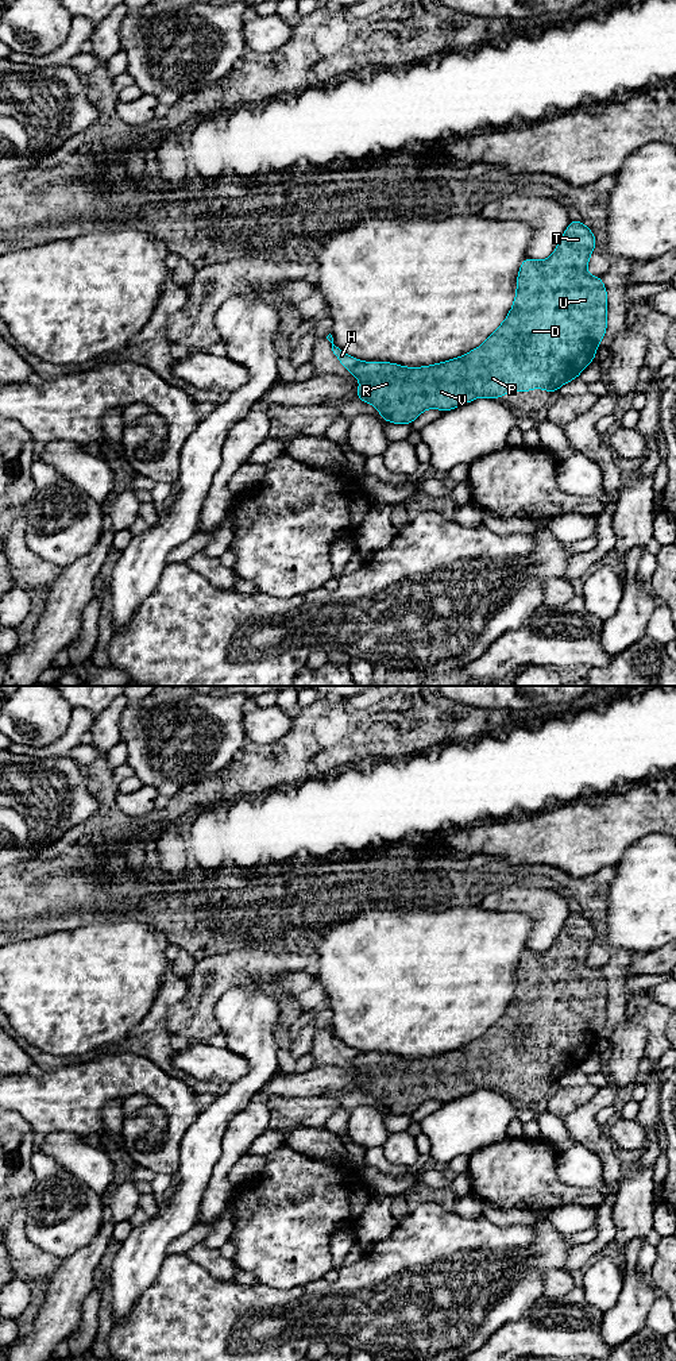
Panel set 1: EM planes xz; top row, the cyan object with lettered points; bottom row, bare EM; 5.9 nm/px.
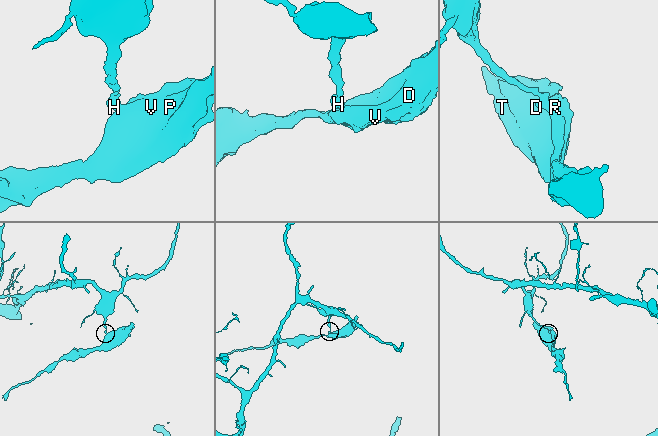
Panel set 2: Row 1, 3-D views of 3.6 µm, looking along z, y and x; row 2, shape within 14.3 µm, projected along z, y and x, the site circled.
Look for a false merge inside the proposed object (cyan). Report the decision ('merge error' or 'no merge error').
merge error

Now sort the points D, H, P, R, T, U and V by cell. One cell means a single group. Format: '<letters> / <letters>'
D P R T U V / H

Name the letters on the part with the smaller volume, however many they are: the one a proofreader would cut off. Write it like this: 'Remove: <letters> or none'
Remove: D, P, R, T, U, V

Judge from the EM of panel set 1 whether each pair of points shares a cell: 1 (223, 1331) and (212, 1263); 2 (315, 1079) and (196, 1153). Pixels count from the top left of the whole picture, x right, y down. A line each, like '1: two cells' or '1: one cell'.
1: two cells
2: two cells

